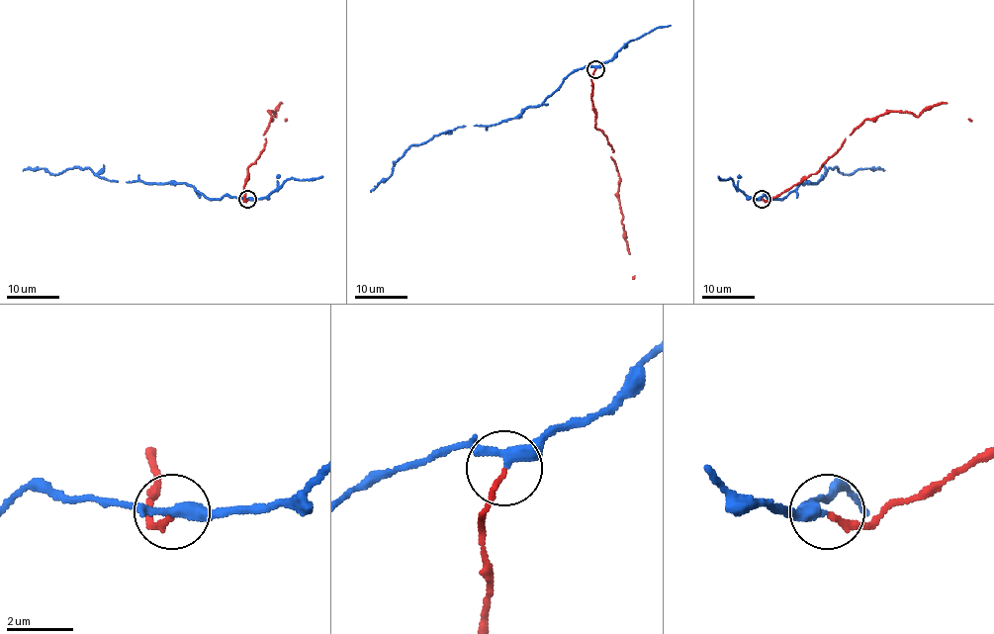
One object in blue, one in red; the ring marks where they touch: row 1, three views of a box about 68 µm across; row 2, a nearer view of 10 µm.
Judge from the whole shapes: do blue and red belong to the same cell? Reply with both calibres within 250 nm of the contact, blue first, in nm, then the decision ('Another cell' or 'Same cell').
Thickness 300 nm (blue) against 160 nm. Same cell

